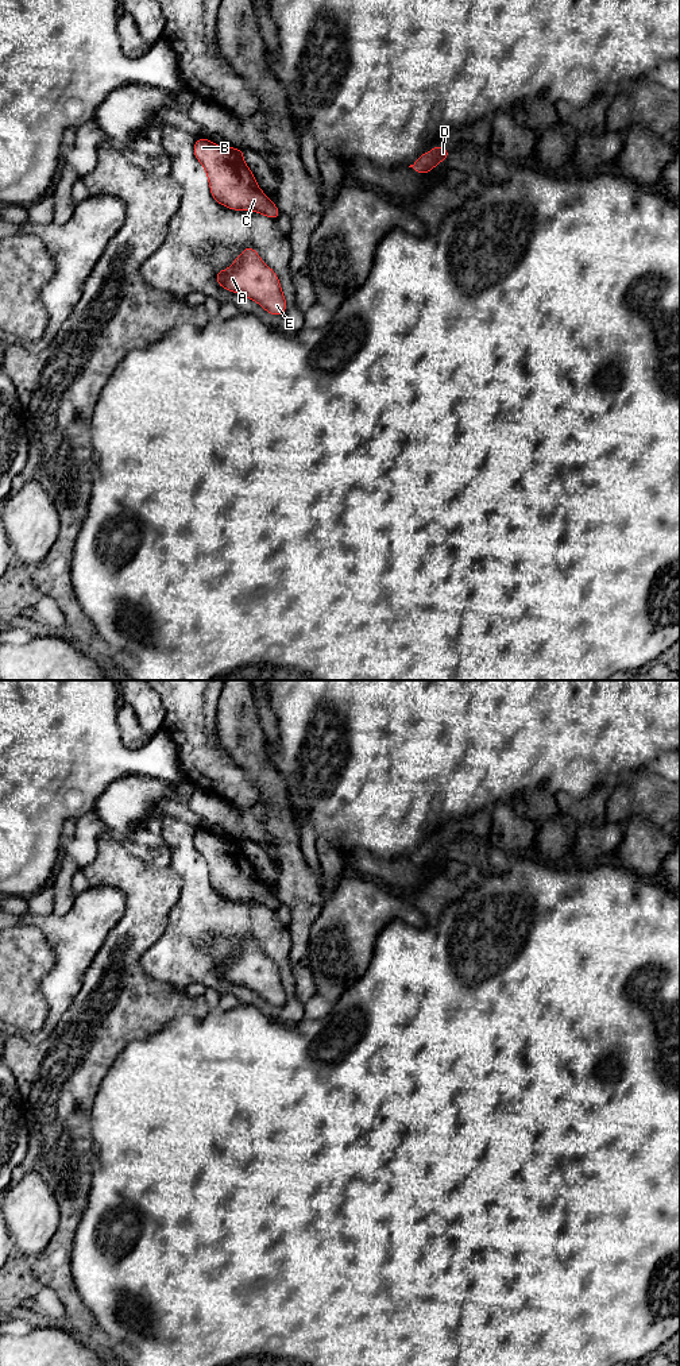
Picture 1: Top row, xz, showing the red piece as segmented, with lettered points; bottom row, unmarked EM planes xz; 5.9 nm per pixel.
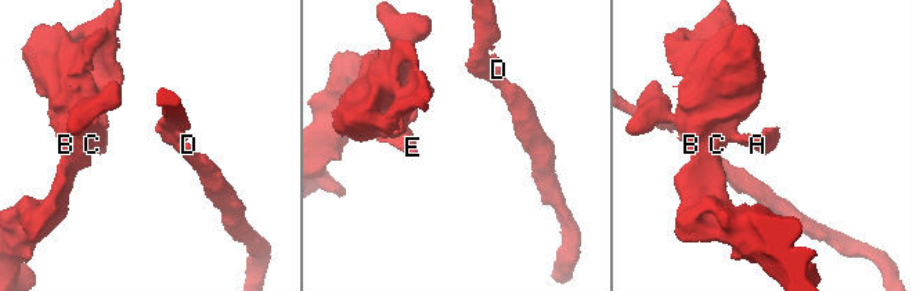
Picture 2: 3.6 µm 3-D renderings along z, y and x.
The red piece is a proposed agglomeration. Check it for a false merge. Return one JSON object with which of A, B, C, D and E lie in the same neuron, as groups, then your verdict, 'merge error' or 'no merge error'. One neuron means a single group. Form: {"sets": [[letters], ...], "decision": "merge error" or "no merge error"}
{"sets": [["A", "B", "C", "D", "E"]], "decision": "no merge error"}

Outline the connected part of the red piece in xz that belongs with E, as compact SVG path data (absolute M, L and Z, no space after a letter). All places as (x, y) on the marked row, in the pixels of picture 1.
M246 247L229 269L217 271L216 279L223 289L258 302L274 316L286 312L286 298L275 271L252 247Z

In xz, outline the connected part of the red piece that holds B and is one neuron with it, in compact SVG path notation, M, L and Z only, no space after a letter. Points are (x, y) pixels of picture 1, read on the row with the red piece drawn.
M198 138L193 151L208 174L210 194L219 204L235 211L254 211L274 220L279 217L279 209L262 192L246 165L243 150Z

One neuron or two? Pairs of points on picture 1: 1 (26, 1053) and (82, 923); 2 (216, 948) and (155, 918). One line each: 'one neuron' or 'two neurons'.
1: two neurons
2: two neurons

